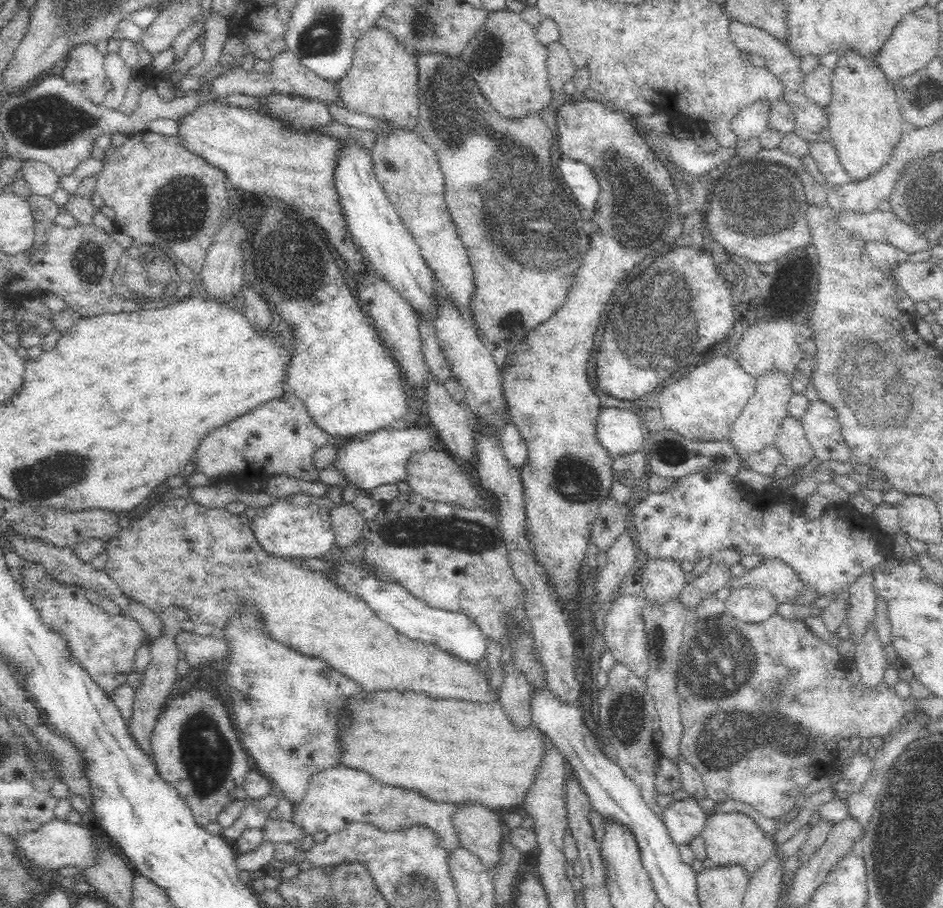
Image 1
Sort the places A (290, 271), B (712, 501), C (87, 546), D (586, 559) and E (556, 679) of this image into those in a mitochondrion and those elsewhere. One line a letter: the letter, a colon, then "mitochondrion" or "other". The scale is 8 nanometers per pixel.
A: mitochondrion
B: other
C: other
D: other
E: other

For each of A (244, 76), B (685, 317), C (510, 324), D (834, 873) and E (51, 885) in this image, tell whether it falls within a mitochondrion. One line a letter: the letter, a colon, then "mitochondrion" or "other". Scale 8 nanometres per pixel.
A: other
B: mitochondrion
C: mitochondrion
D: other
E: other

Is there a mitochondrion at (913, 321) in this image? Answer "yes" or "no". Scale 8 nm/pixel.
no

